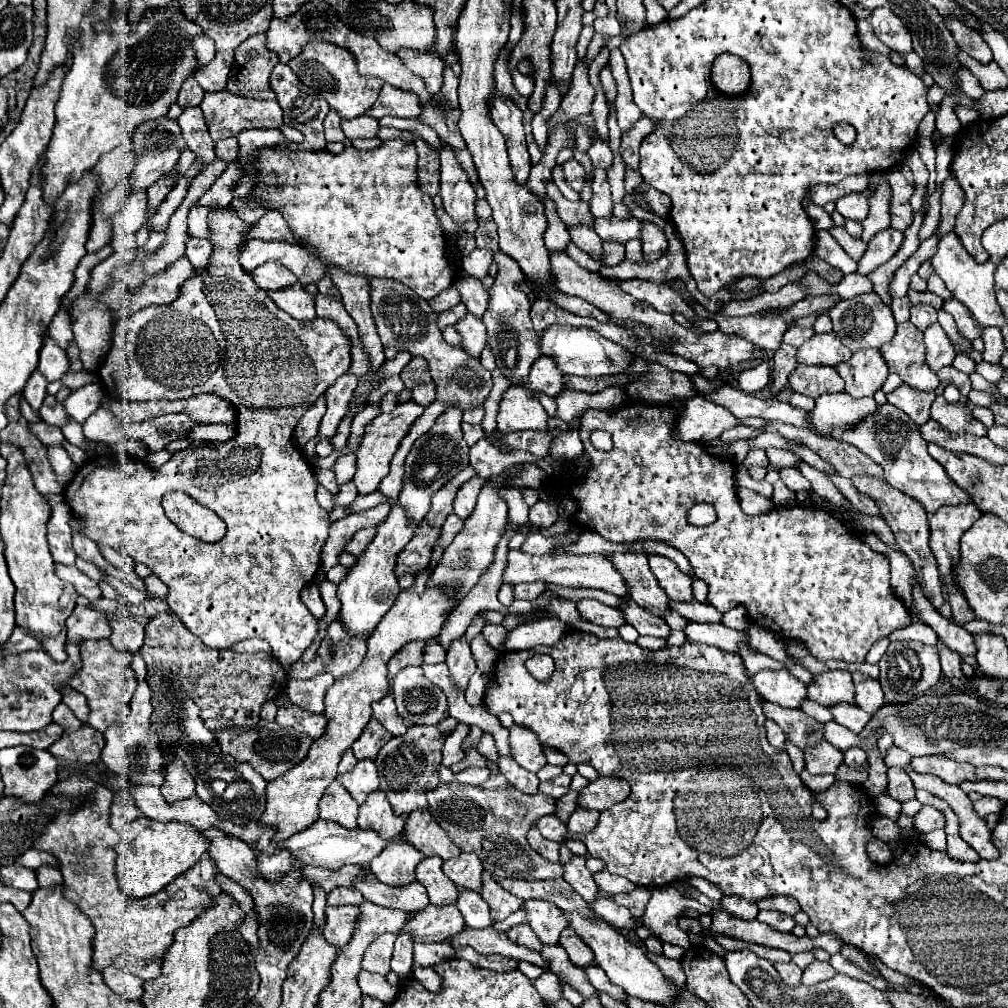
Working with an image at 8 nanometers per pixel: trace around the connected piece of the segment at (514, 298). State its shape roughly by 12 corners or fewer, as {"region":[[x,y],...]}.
{"region":[[520,266],[498,274],[482,322],[498,368],[518,386],[538,354]]}

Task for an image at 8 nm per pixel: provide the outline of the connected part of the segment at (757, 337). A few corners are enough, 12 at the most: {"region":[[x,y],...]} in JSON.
{"region":[[810,296],[784,310],[750,316],[716,316],[762,350],[778,350],[796,318],[830,306]]}

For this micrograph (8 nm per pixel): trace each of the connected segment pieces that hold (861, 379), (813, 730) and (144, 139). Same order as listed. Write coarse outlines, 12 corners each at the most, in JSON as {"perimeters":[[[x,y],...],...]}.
{"perimeters":[[[858,350],[836,366],[854,398],[886,382],[880,350]],[[762,702],[798,748],[822,740],[822,724],[802,710]],[[142,122],[132,136],[136,158],[130,194],[150,188],[180,158],[178,122]]]}

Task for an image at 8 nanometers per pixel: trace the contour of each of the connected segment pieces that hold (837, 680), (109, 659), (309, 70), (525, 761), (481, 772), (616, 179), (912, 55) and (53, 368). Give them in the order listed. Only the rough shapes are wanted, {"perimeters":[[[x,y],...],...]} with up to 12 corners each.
{"perimeters":[[[820,672],[806,688],[822,706],[854,702],[850,672]],[[110,640],[80,644],[70,686],[104,732],[130,710],[132,654]],[[308,42],[288,66],[342,118],[362,116],[380,78],[360,76],[352,54]],[[522,726],[510,728],[514,760],[528,772],[546,764],[538,736]],[[468,767],[456,780],[468,786],[482,785],[489,778],[487,768]],[[616,154],[606,172],[613,202],[623,200],[625,172],[622,156]],[[911,51],[903,55],[906,67],[917,76],[925,74],[922,58]],[[44,332],[38,370],[50,380],[68,372],[64,350]]]}

